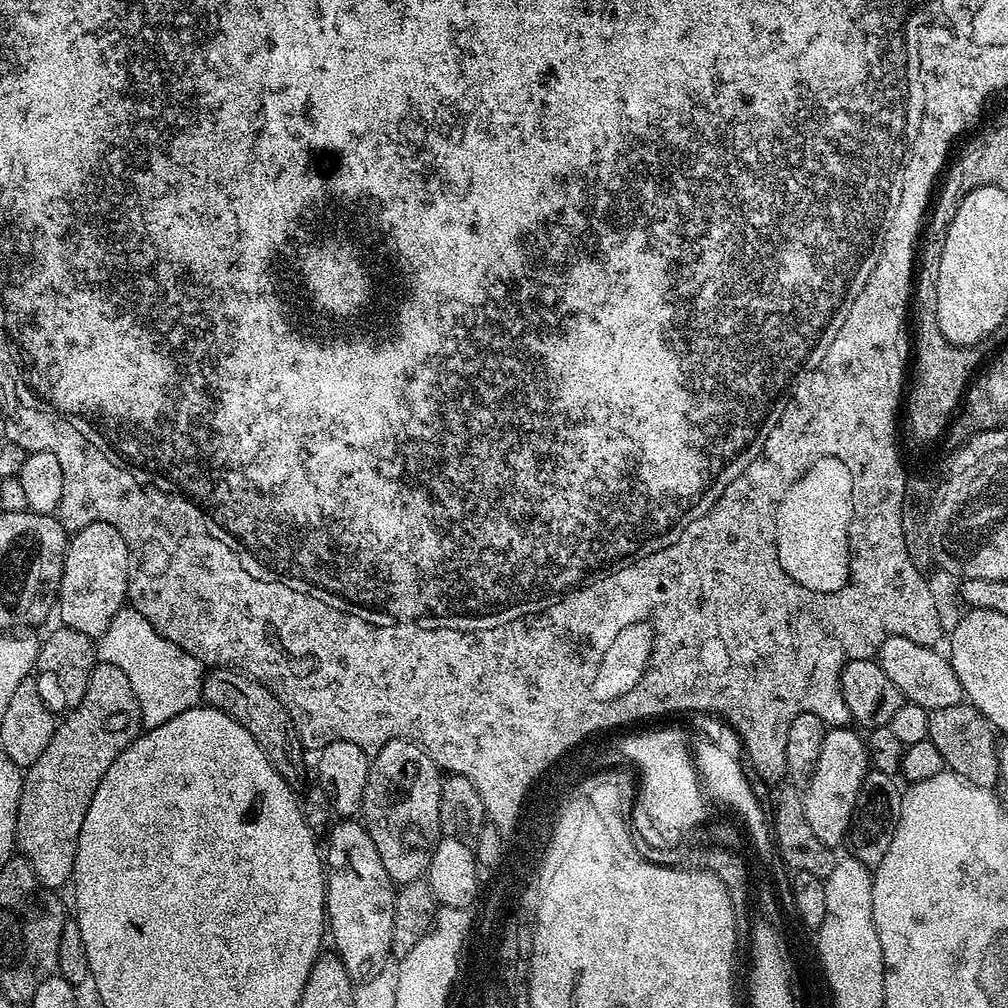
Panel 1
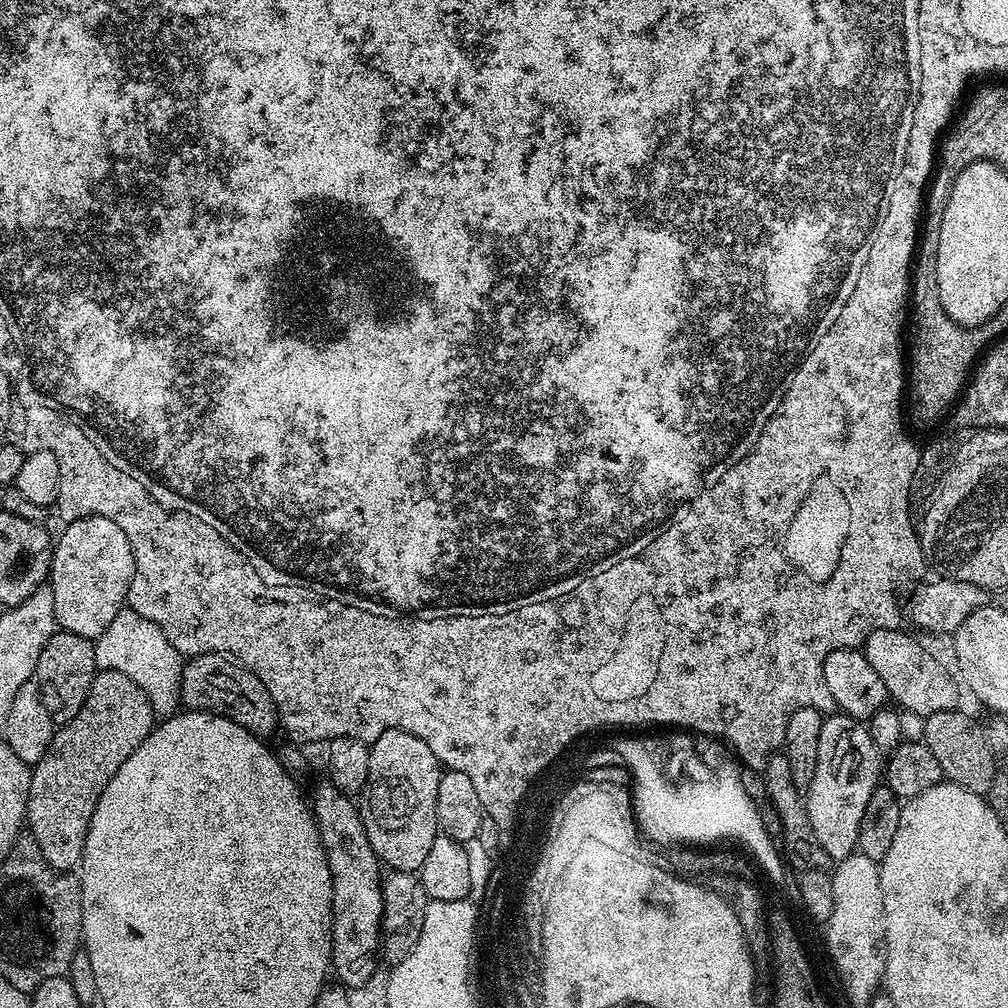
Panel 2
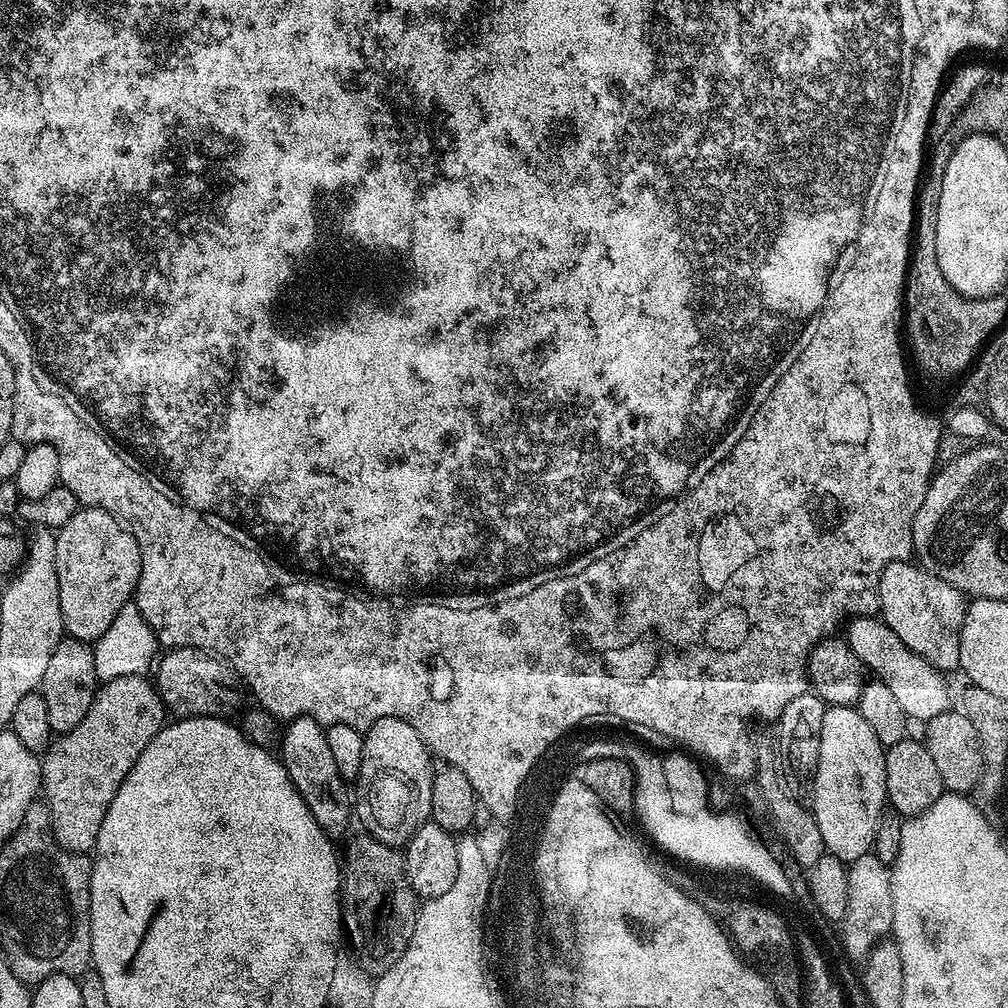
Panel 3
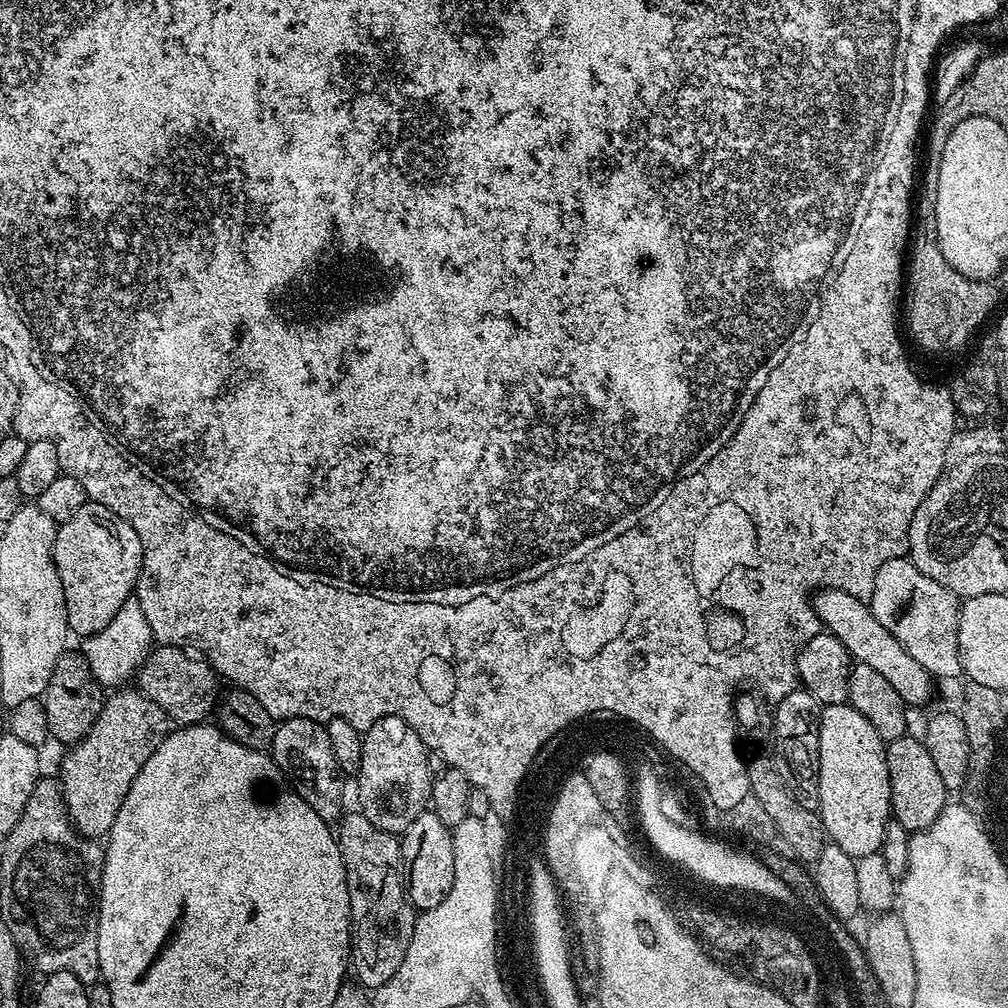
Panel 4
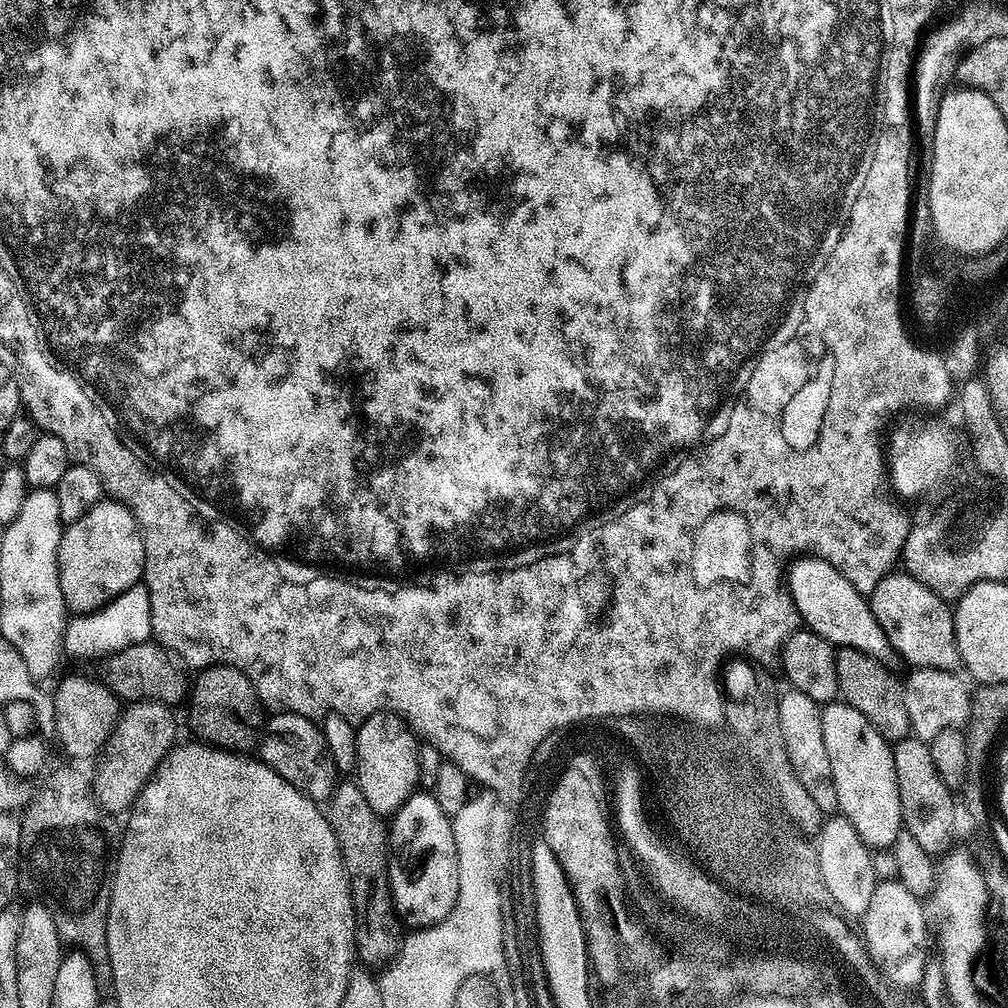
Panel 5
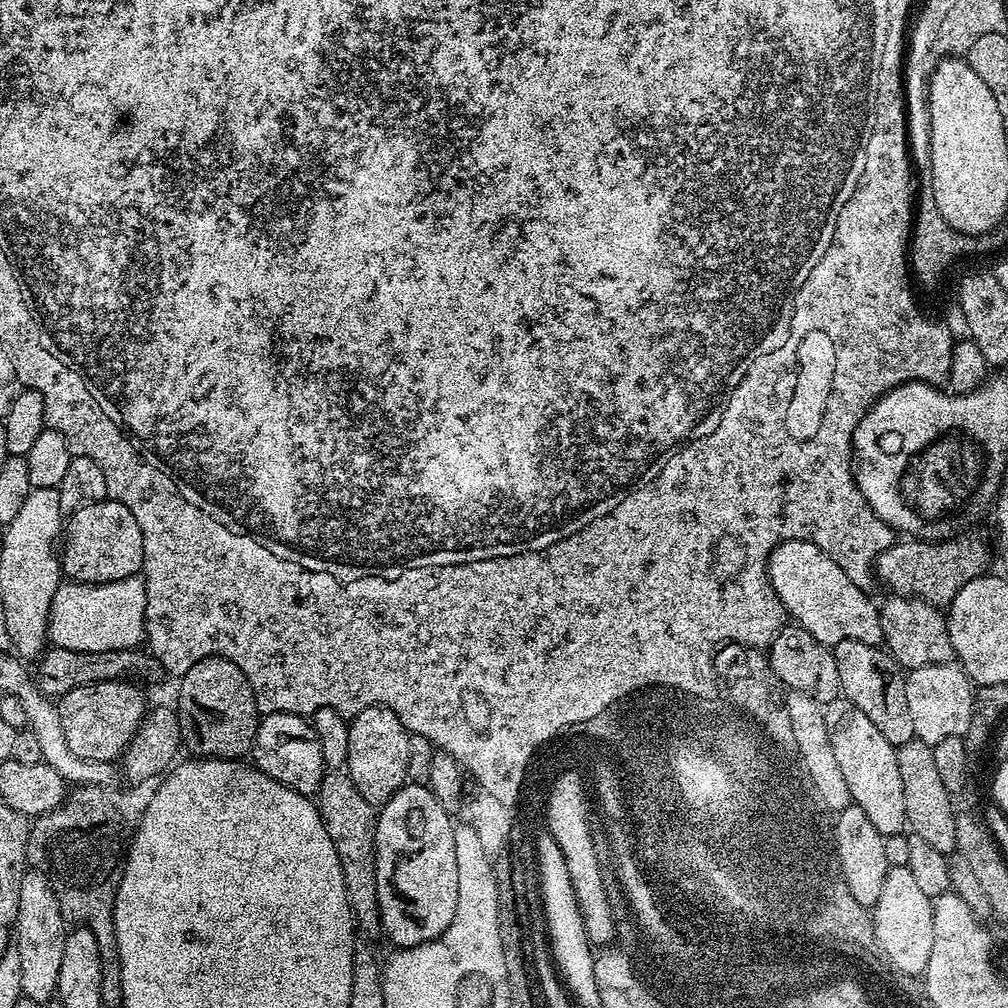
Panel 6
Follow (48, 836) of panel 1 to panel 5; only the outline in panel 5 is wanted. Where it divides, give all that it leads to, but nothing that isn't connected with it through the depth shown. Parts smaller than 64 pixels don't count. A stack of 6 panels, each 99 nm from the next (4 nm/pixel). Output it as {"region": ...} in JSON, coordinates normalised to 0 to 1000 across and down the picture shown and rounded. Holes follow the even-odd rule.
{"region":[[[137,694],[128,697],[115,711],[111,727],[104,734],[94,755],[95,767],[90,767],[89,770],[93,793],[104,806],[126,807],[161,752],[176,737],[175,714],[171,711],[171,706],[168,699],[160,698],[157,694]]]}

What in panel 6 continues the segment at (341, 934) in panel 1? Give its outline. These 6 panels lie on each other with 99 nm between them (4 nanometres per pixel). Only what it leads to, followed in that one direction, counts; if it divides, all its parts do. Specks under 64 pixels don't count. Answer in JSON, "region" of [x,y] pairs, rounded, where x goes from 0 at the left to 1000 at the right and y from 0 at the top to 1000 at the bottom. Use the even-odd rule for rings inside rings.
{"region":[[[283,706],[262,710],[255,720],[255,730],[250,740],[248,754],[268,772],[307,792],[316,787],[317,778],[321,775],[323,763],[319,752],[319,740],[309,717],[300,710]]]}

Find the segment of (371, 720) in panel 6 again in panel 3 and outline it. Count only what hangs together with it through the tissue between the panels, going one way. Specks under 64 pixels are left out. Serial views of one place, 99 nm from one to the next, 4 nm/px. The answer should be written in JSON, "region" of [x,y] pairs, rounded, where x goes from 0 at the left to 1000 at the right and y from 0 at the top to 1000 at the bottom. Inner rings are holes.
{"region":[[[375,712],[375,716],[368,718],[361,726],[359,760],[355,777],[351,782],[351,806],[355,813],[361,816],[360,824],[364,828],[370,829],[372,833],[378,833],[381,837],[404,838],[409,828],[420,817],[426,816],[429,809],[427,780],[429,779],[430,765],[430,751],[415,728],[415,724],[411,724],[411,720],[407,720],[407,716],[399,716],[399,712]]]}

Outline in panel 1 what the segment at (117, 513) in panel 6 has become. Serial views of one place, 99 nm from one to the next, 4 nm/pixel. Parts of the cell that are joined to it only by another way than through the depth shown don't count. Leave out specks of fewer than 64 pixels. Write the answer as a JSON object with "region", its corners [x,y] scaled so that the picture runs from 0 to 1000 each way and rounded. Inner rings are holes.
{"region":[[[89,518],[89,522],[81,522],[76,528],[70,529],[67,545],[63,551],[62,562],[62,573],[60,574],[60,585],[58,588],[58,607],[60,603],[60,616],[63,622],[69,625],[77,625],[77,629],[97,633],[105,629],[105,621],[113,614],[113,609],[124,602],[127,593],[127,572],[129,570],[129,549],[127,540],[105,518]]]}

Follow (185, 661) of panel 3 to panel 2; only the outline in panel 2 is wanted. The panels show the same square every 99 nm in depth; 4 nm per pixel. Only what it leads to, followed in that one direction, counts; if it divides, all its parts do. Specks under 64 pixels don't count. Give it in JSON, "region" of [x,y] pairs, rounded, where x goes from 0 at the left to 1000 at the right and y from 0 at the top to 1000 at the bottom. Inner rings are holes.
{"region":[[[217,647],[192,651],[184,658],[179,678],[179,696],[184,703],[191,706],[210,706],[214,710],[228,712],[259,732],[266,732],[270,725],[275,725],[278,716],[268,685],[260,681],[252,668]]]}

